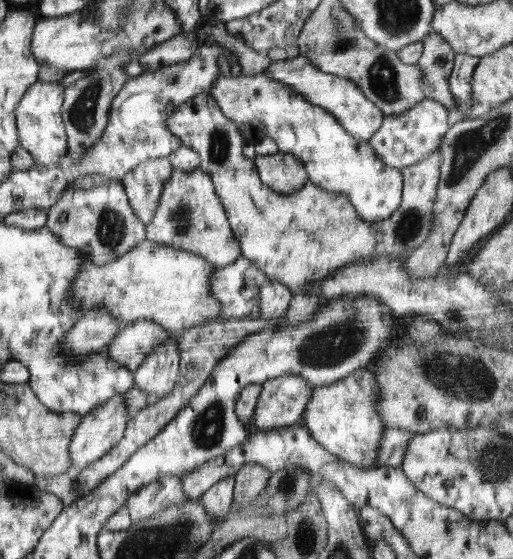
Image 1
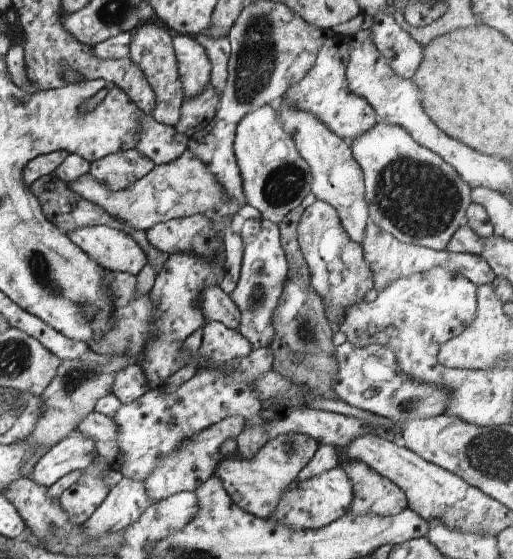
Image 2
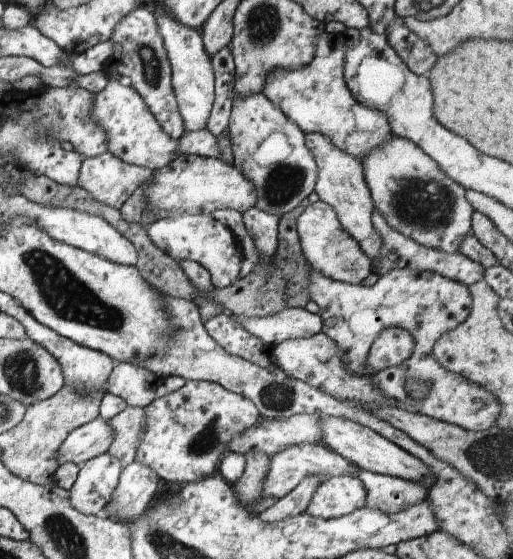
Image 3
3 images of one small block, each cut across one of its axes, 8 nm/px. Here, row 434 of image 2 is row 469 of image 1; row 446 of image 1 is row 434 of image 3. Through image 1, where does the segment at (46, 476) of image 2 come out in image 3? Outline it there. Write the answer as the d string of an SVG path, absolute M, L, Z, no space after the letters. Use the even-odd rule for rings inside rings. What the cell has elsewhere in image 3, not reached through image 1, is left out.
M98 417L73 430L57 448L59 465L73 462L82 466L90 459L107 452L113 441L113 430L102 417Z

